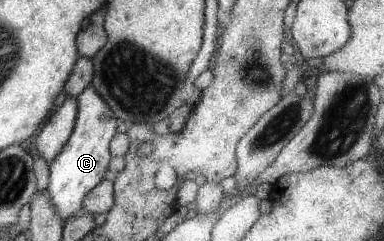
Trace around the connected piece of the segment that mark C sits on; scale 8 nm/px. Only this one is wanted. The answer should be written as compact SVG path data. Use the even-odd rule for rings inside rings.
M91 85L86 86L75 100L77 104L74 127L64 147L61 147L57 156L48 164L49 182L44 190L63 221L67 217L78 214L84 194L108 176L107 165L111 158L109 141L116 133L116 125L118 125L118 118L114 117Z

